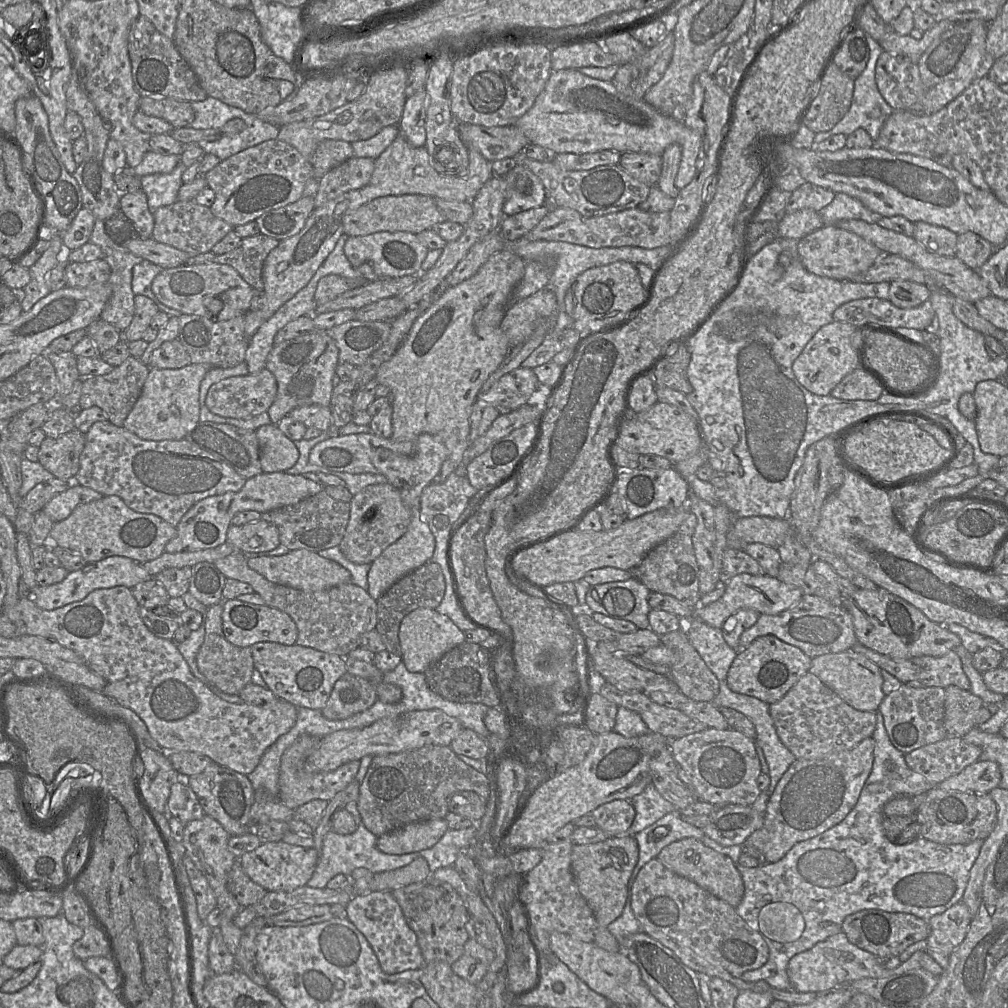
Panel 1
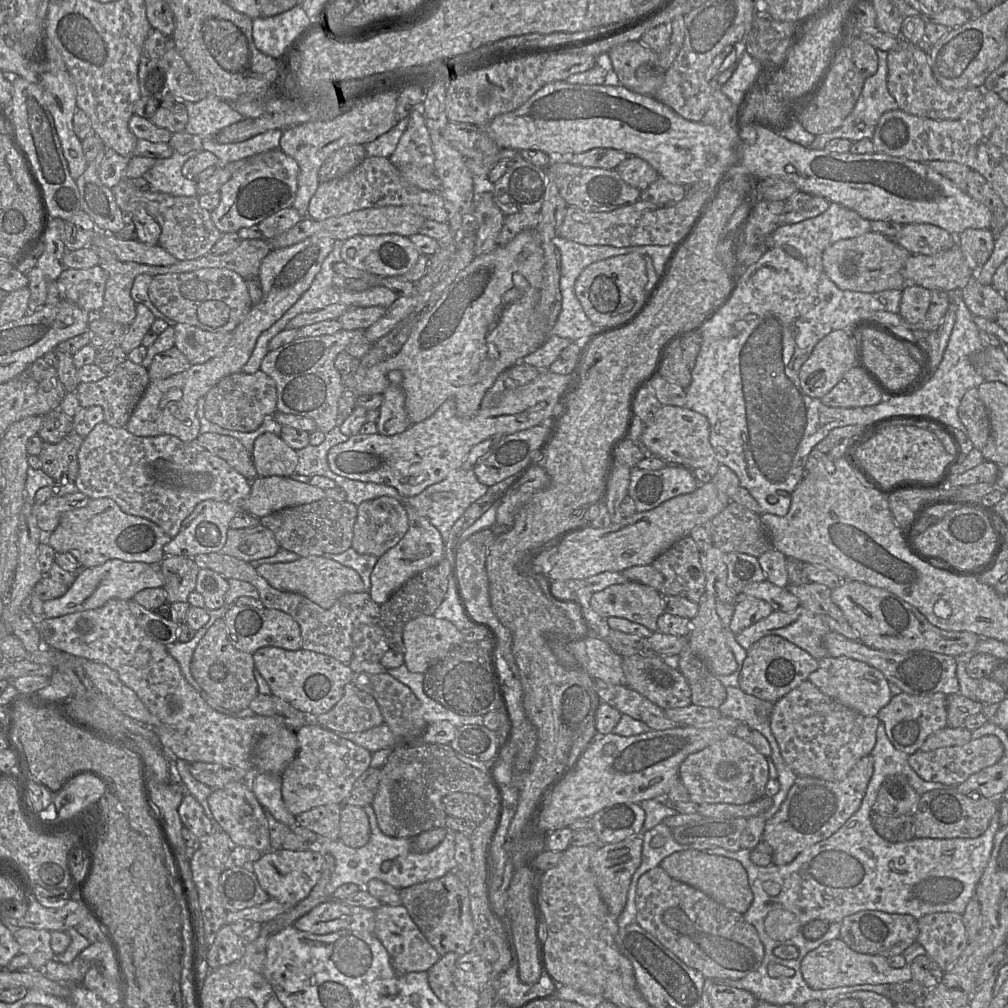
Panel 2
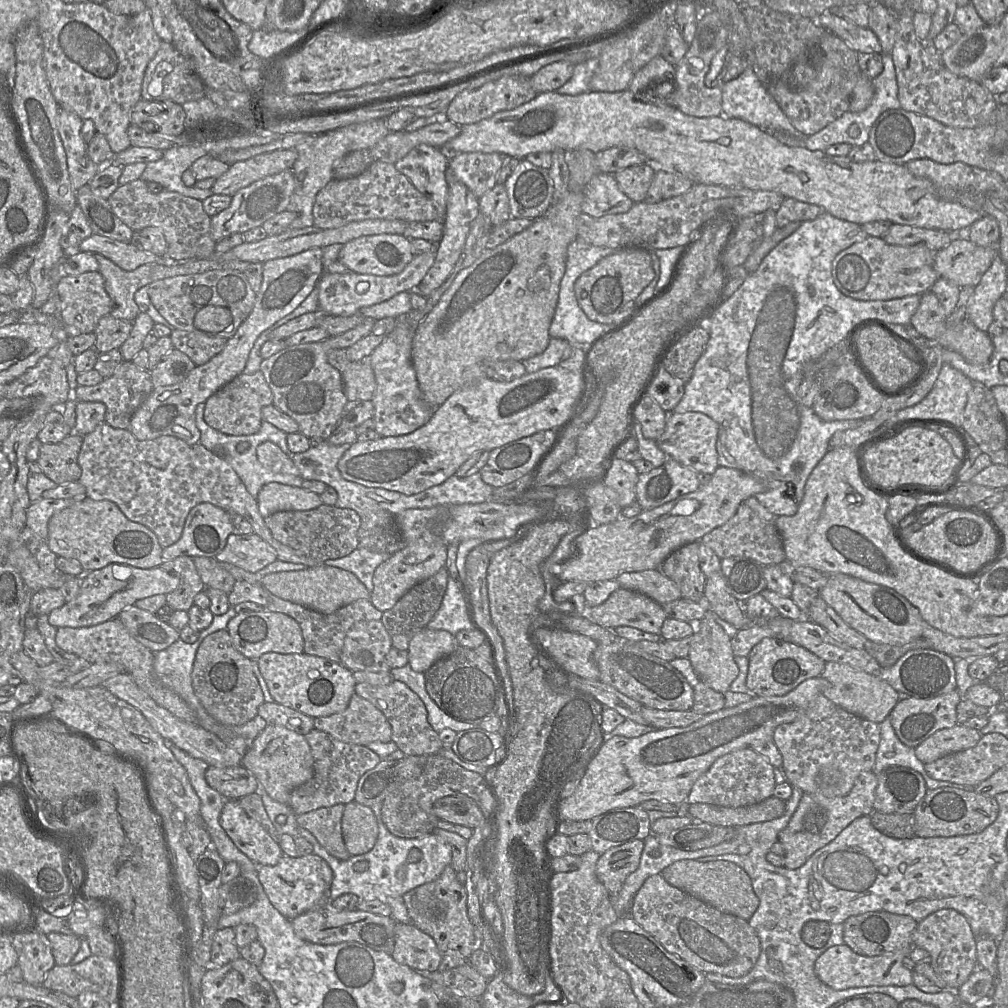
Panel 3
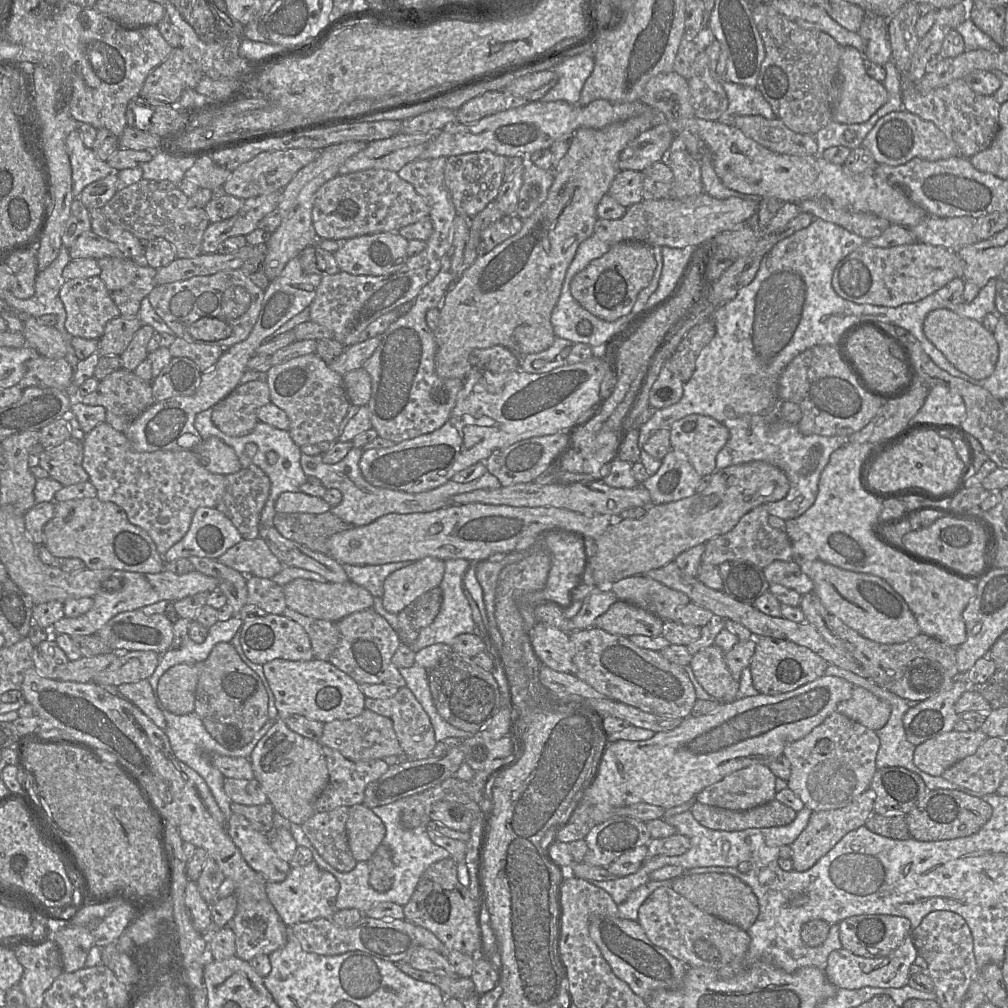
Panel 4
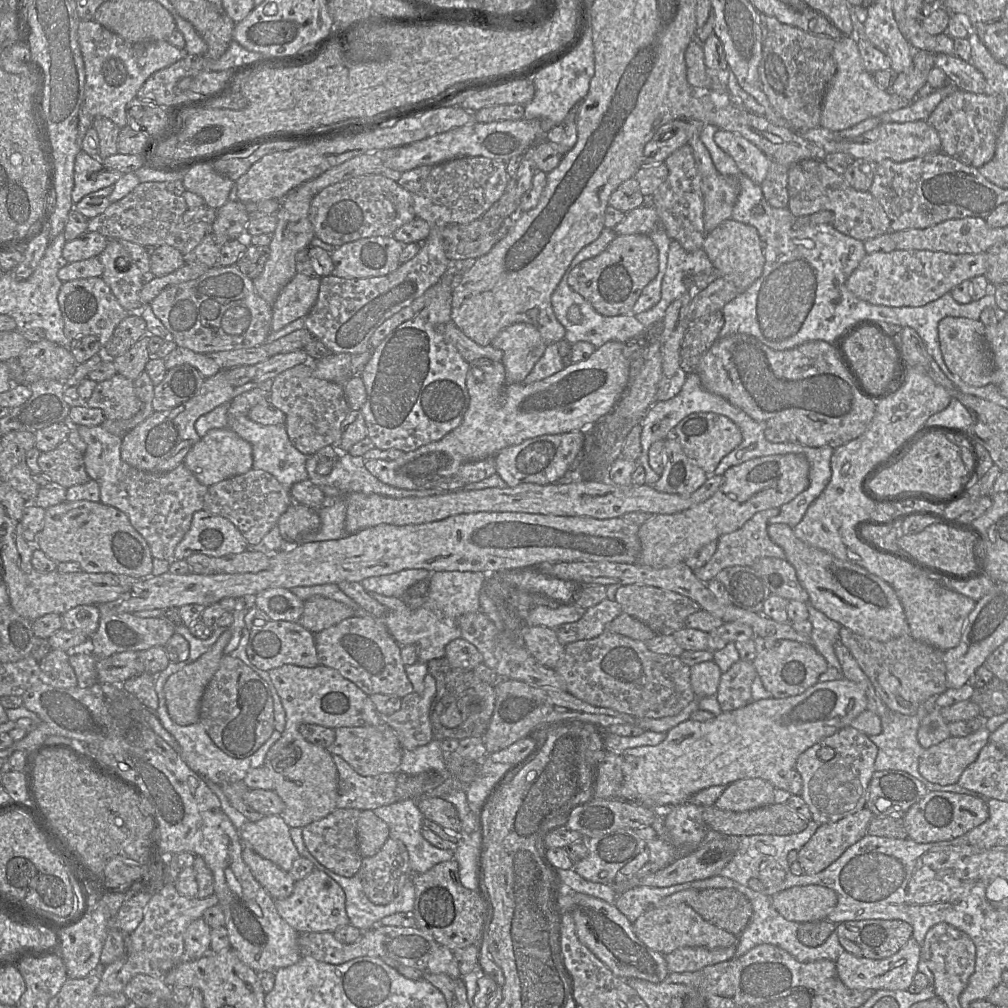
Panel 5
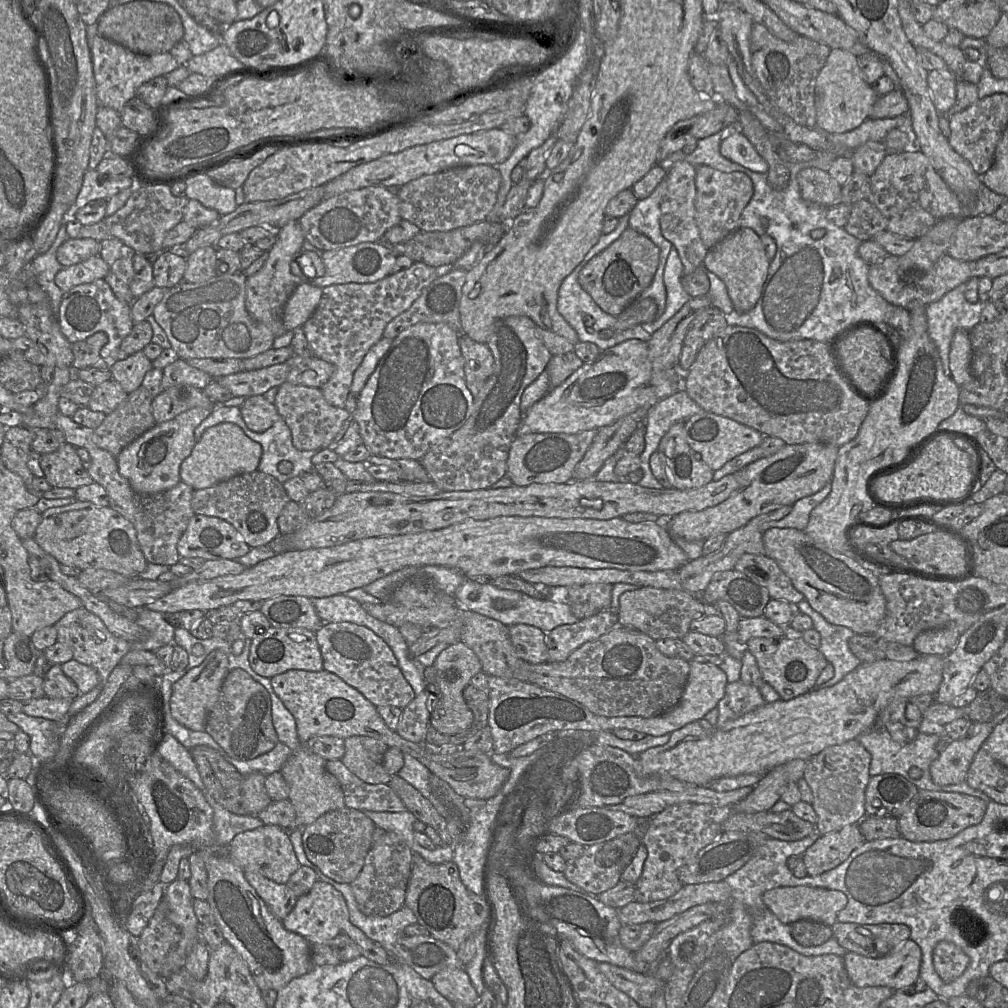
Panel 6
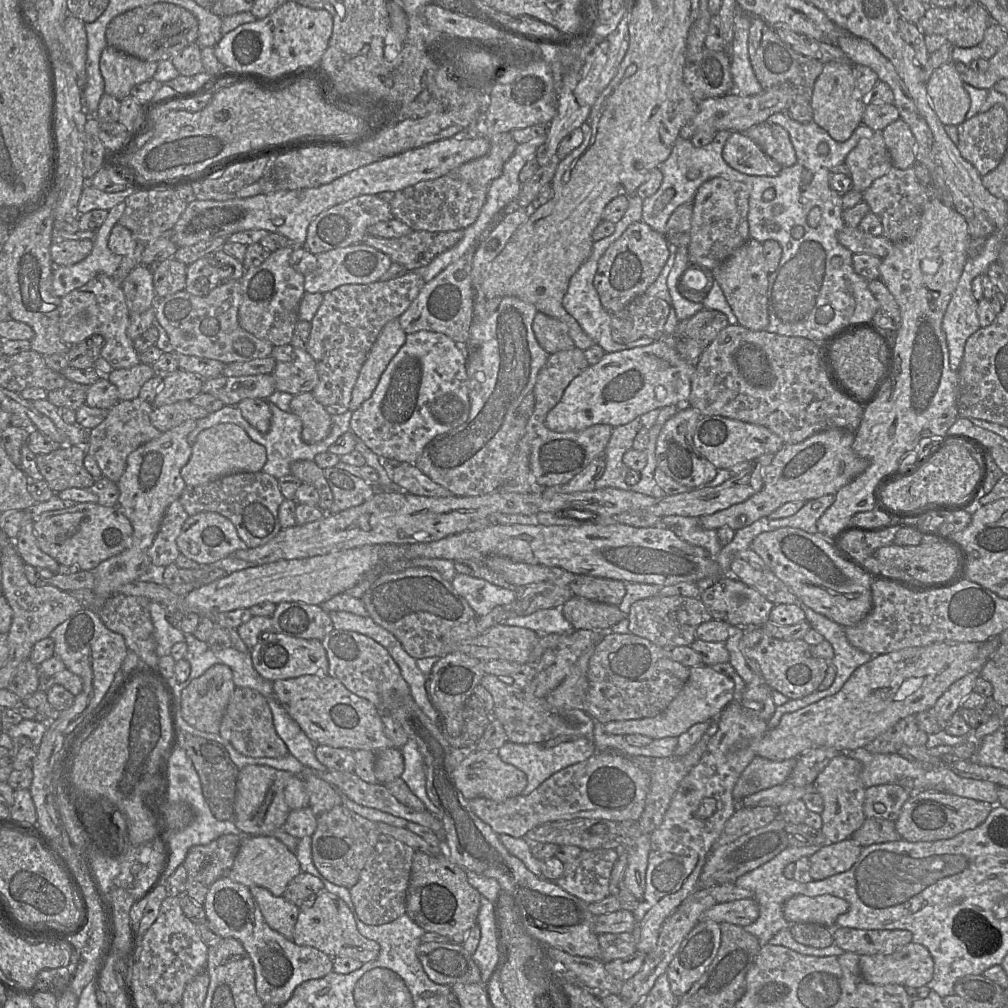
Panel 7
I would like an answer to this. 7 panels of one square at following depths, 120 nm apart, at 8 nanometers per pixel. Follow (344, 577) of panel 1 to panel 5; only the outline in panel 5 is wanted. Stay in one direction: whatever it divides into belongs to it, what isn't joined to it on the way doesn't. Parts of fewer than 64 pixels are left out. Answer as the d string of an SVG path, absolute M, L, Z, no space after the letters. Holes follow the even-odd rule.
M313 596L304 601L304 610L298 623L315 634L354 615L355 611L341 602Z

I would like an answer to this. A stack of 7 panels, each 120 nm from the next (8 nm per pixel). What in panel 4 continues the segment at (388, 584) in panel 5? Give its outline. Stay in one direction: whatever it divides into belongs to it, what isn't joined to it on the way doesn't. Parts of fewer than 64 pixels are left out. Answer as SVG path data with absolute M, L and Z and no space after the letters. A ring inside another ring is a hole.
M410 561L393 562L381 565L351 565L343 568L350 581L367 589L374 597L381 597L384 593L385 579L395 570L409 565Z

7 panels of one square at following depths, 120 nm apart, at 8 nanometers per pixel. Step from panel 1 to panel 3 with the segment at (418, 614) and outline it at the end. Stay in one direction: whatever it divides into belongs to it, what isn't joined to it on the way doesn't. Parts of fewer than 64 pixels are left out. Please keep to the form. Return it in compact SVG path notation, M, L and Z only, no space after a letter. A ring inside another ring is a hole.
M423 628L410 640L407 649L408 664L415 672L424 673L435 662L451 654L458 647L456 636L450 632Z

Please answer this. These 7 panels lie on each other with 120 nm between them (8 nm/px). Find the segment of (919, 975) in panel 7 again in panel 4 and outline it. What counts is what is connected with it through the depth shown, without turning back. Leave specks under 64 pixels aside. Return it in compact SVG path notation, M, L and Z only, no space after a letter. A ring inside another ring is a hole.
M910 936L906 937L899 947L890 954L867 958L854 955L845 948L832 951L827 959L824 970L828 979L837 987L845 989L860 989L863 987L901 988L908 985L910 966L915 963L917 949Z

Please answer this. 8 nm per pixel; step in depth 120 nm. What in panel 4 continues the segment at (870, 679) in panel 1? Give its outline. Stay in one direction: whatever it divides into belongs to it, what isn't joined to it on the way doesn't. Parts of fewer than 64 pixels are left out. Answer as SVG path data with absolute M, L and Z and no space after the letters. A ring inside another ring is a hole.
M854 686L851 698L840 702L836 711L873 731L877 731L887 723L891 708L888 703L877 698L867 689Z

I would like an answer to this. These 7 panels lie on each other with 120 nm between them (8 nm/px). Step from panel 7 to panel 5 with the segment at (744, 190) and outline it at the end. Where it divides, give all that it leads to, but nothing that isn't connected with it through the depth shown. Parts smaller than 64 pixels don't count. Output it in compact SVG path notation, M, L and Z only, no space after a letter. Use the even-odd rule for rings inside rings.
M688 121L687 144L692 148L701 176L704 196L703 221L706 233L709 233L721 222L731 218L740 193L740 185L735 177L722 175L715 168L707 148L700 139L703 125L699 121Z

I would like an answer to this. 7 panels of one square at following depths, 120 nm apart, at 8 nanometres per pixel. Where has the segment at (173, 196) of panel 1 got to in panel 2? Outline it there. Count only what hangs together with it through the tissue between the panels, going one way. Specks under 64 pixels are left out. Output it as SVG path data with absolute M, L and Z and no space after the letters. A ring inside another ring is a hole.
M173 149L173 154L169 158L156 159L156 163L142 175L149 182L150 191L173 196L198 196L196 181L181 173L183 164L198 154L196 150L191 150L188 154L180 154Z

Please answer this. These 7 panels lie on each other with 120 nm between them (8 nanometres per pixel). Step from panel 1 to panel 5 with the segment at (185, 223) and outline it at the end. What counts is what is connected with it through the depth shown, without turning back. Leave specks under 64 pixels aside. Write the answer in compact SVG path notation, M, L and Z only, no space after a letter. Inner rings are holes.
M166 182L140 183L125 197L111 203L103 213L88 219L87 231L100 233L109 240L127 240L144 247L169 245L186 255L212 232L211 223L205 220L185 225L182 215L187 208L184 197L169 192Z

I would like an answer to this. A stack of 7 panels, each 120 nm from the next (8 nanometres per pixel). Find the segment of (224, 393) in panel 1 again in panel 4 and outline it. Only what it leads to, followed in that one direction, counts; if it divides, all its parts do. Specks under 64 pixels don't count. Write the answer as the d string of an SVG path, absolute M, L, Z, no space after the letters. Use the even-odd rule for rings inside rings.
M265 378L239 384L212 407L212 422L223 433L240 437L250 434L258 423L257 412L271 403Z

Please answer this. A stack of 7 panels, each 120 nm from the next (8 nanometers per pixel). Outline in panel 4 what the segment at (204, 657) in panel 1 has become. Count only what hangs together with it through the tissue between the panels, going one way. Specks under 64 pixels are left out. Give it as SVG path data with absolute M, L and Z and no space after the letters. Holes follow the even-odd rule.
M231 642L217 643L204 661L197 684L195 712L210 735L227 749L239 749L249 744L269 720L267 691Z

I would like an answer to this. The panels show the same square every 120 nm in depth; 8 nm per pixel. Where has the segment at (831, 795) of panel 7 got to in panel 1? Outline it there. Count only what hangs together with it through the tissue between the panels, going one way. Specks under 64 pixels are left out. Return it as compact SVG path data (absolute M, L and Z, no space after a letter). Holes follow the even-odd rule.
M809 671L782 699L770 704L769 711L777 735L796 759L816 759L831 752L849 750L872 737L876 725L876 712L851 707Z

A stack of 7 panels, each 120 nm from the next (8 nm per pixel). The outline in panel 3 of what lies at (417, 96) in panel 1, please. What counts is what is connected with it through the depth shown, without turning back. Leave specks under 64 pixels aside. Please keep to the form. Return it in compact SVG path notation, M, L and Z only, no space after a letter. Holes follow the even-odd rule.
M420 144L394 164L418 191L432 201L439 215L438 220L442 222L446 215L448 196L448 162L449 154L441 148Z

